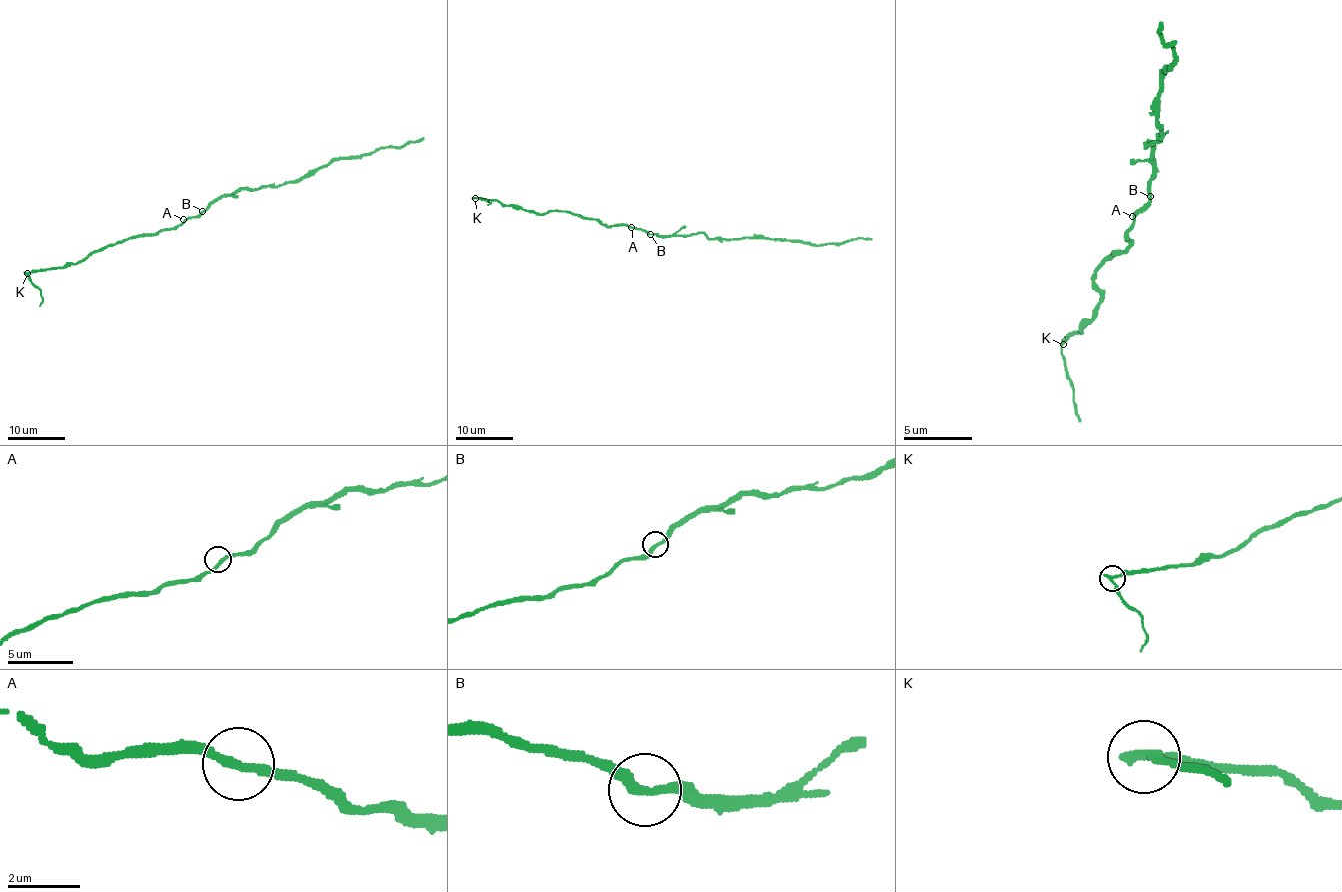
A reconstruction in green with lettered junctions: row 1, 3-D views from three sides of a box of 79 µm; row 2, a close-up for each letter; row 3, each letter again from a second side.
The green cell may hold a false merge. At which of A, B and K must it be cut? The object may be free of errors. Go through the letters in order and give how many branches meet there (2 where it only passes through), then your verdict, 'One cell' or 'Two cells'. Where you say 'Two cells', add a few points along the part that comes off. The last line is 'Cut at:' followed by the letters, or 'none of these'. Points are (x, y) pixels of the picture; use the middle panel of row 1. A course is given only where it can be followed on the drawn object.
A: Branches: 2. One cell
B: Branches: 2. One cell
K: Branches: 2. Two cells. Course of the part to remove: (475, 198), (490, 202), (487, 205)
Cut at: K

